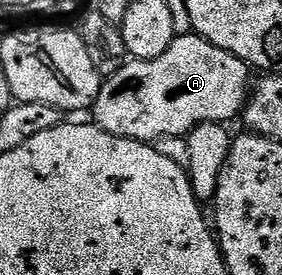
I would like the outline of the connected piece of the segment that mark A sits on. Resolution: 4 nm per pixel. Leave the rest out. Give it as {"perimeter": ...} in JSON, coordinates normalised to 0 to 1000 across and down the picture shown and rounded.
{"perimeter":[[[695,124],[617,131],[606,167],[532,218],[461,215],[401,276],[369,280],[344,364],[323,396],[326,447],[422,502],[550,516],[582,495],[667,498],[691,458],[762,444],[809,455],[858,418],[890,345],[890,251],[879,233]]]}

